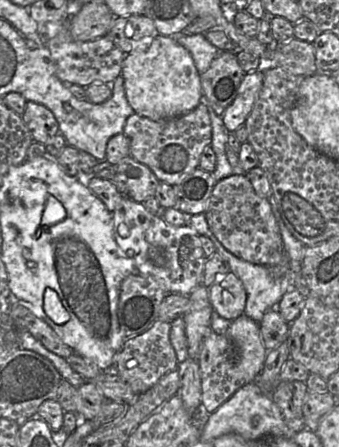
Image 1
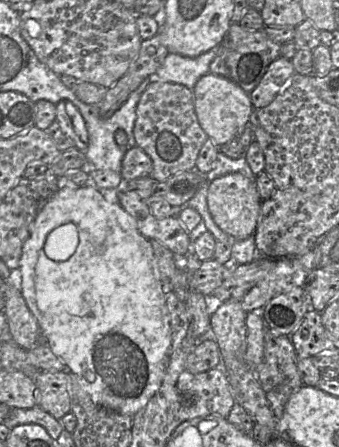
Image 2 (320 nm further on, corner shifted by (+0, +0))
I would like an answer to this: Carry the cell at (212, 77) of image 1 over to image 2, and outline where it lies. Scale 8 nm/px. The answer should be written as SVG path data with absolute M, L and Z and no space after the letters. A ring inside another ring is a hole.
M231 23L223 41L217 46L218 51L210 63L209 72L225 77L250 93L260 82L268 66L280 57L281 45L272 41L262 29L246 31L237 23Z

